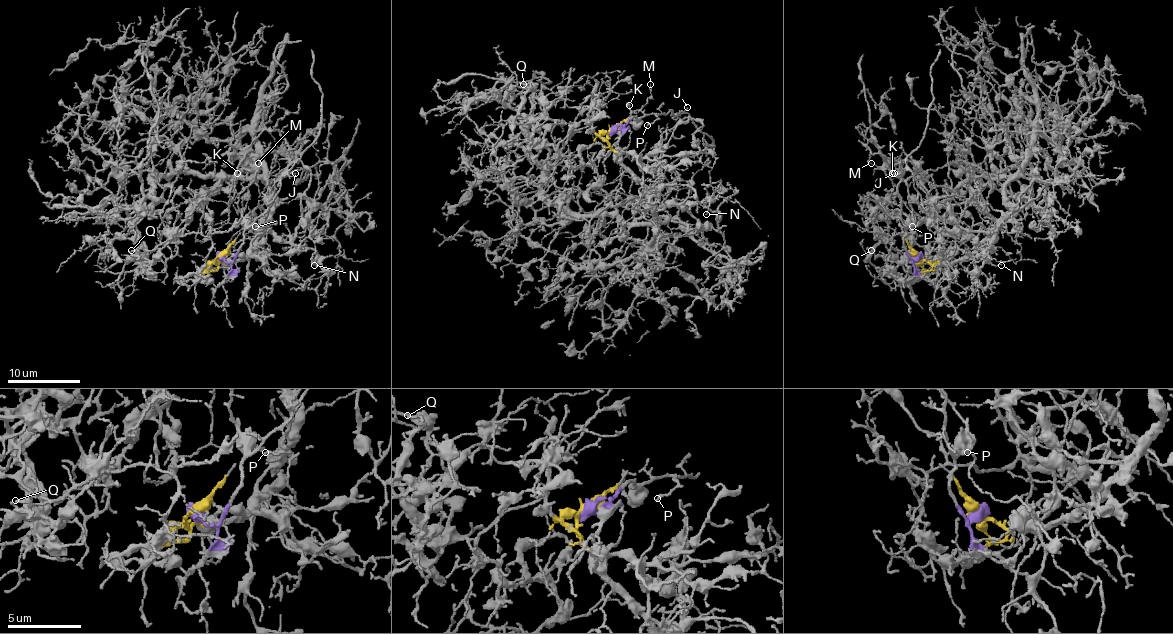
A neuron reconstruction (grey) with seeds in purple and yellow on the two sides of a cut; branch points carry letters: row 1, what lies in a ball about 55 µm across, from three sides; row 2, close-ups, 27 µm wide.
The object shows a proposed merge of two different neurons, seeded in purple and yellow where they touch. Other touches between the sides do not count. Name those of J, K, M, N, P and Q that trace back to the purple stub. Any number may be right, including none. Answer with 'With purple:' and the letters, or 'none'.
With purple: J, K, M, P

